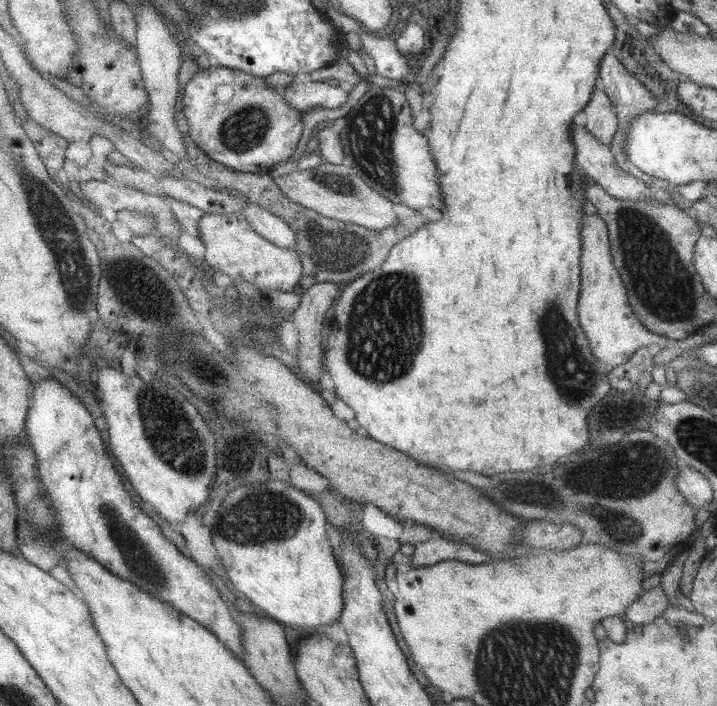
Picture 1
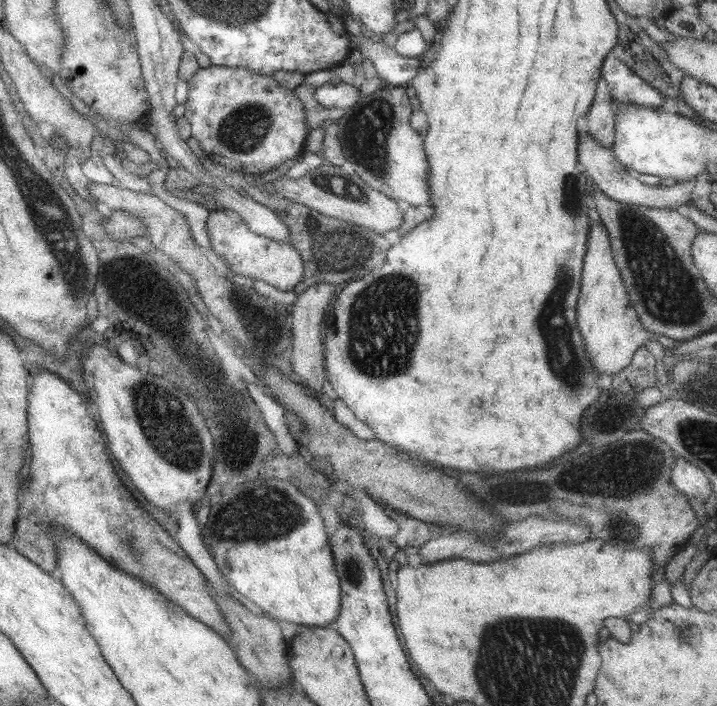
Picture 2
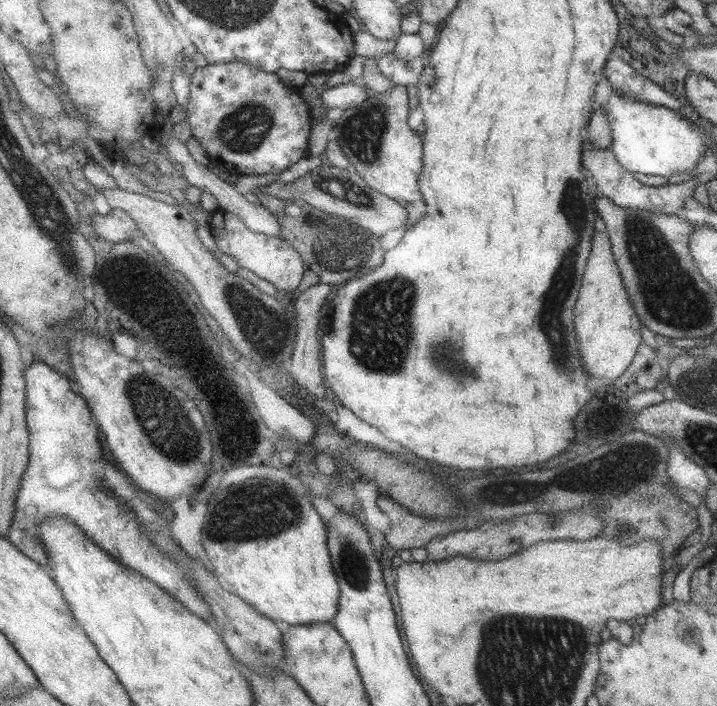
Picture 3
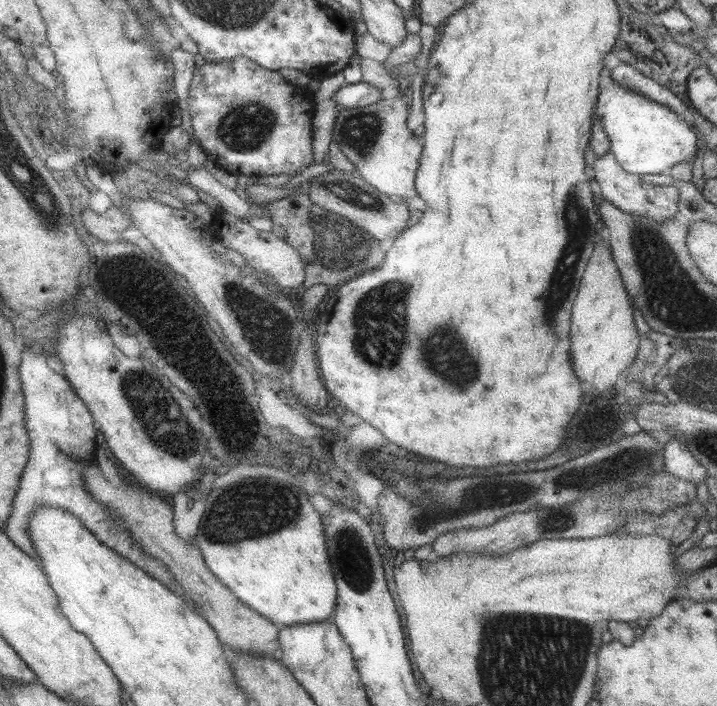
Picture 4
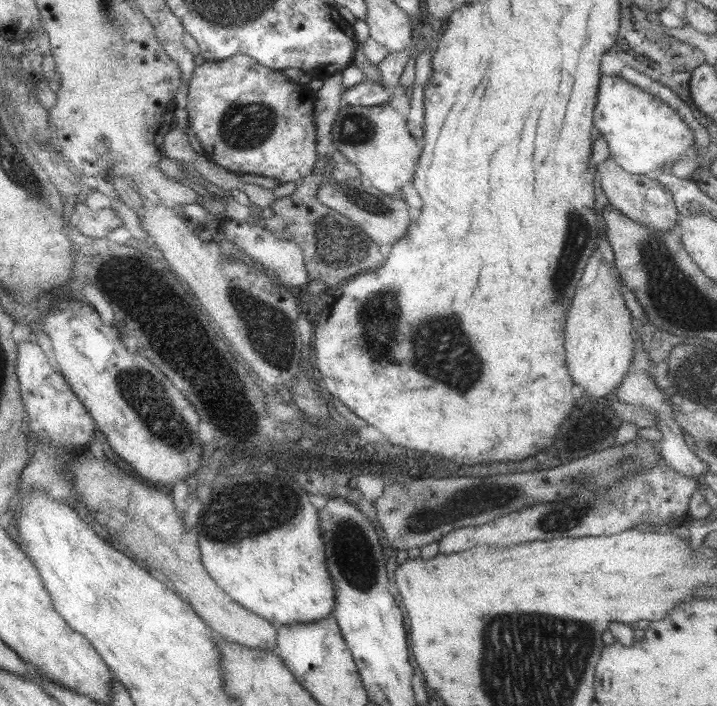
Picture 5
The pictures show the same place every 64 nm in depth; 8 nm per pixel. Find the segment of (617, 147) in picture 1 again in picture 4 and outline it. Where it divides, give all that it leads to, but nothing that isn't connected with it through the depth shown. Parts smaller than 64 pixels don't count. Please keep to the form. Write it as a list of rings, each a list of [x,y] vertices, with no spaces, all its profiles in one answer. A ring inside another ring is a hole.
[[[621,61],[611,71],[611,78],[620,86],[633,90],[633,92],[639,92],[650,98],[650,100],[671,108],[681,116],[684,116],[686,110],[688,110],[688,105],[684,104],[682,99],[676,96],[669,88],[662,86],[662,84],[653,78],[648,78],[648,76],[636,70],[636,68],[630,66],[627,62]]]

